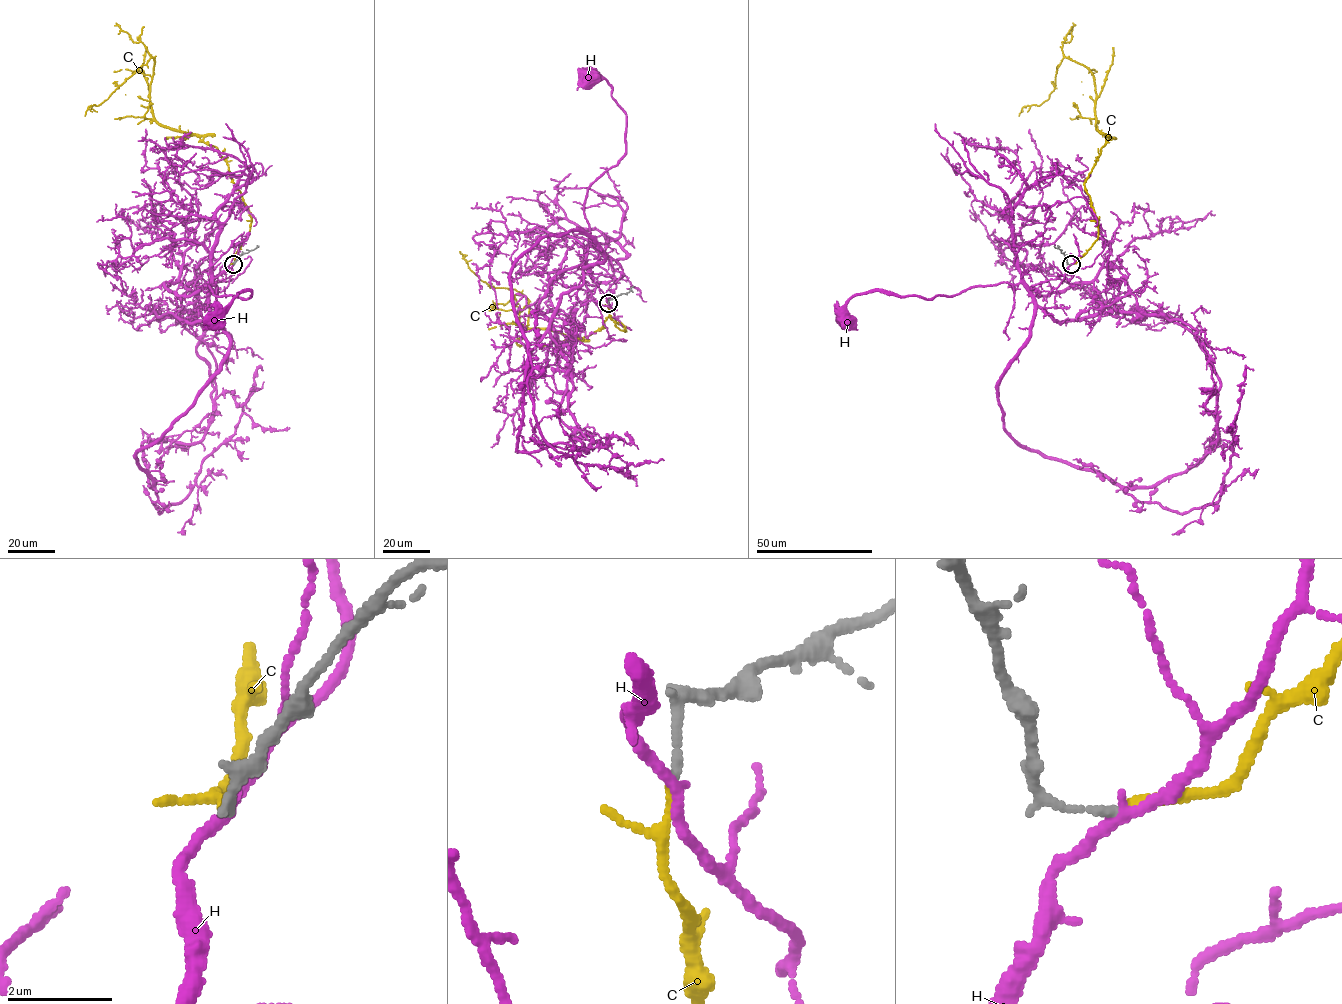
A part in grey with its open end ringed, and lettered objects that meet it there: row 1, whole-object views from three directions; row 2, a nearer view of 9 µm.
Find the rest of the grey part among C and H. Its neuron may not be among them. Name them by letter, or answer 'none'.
C

